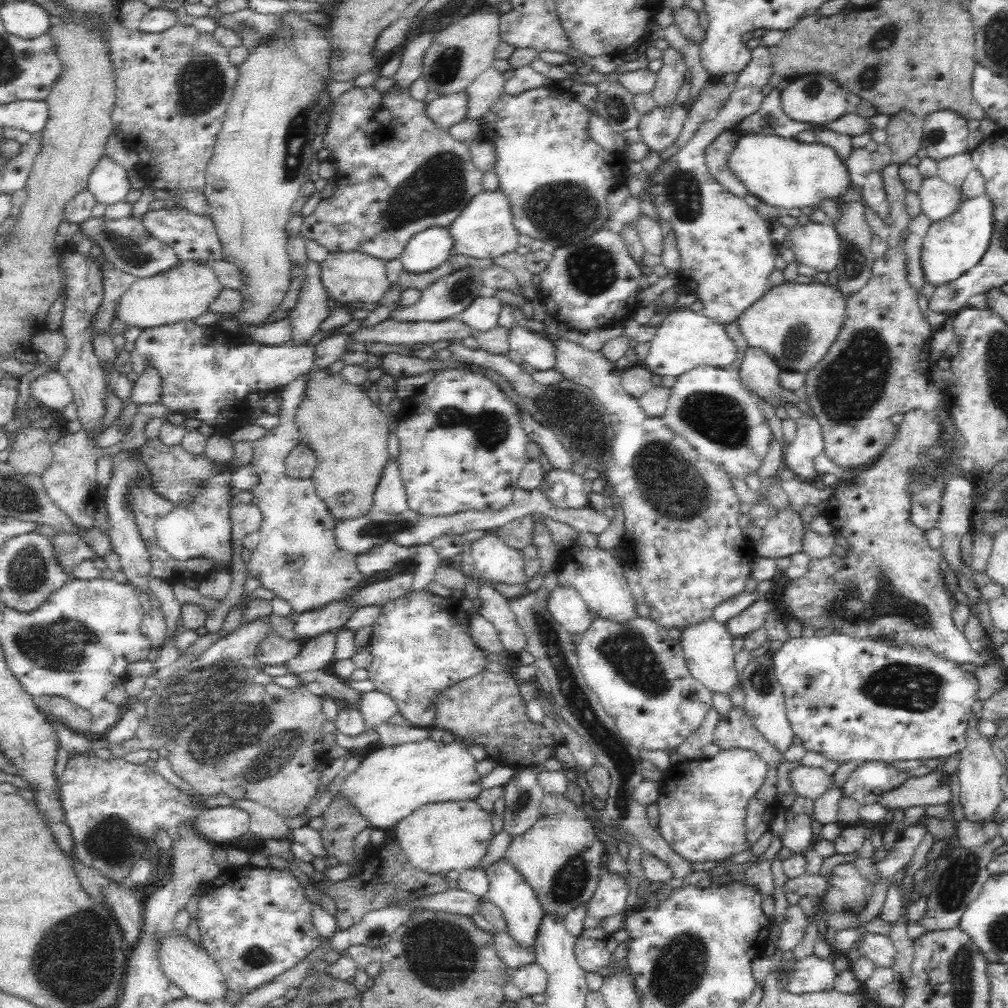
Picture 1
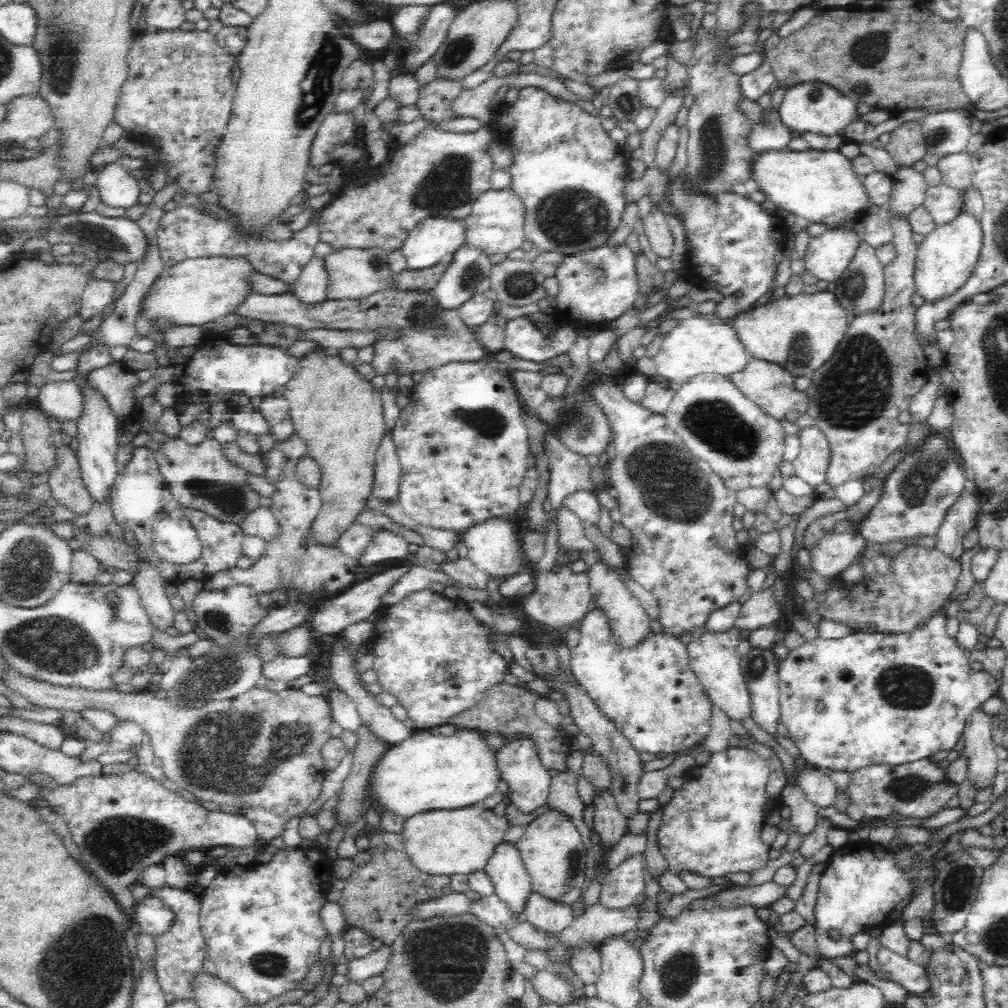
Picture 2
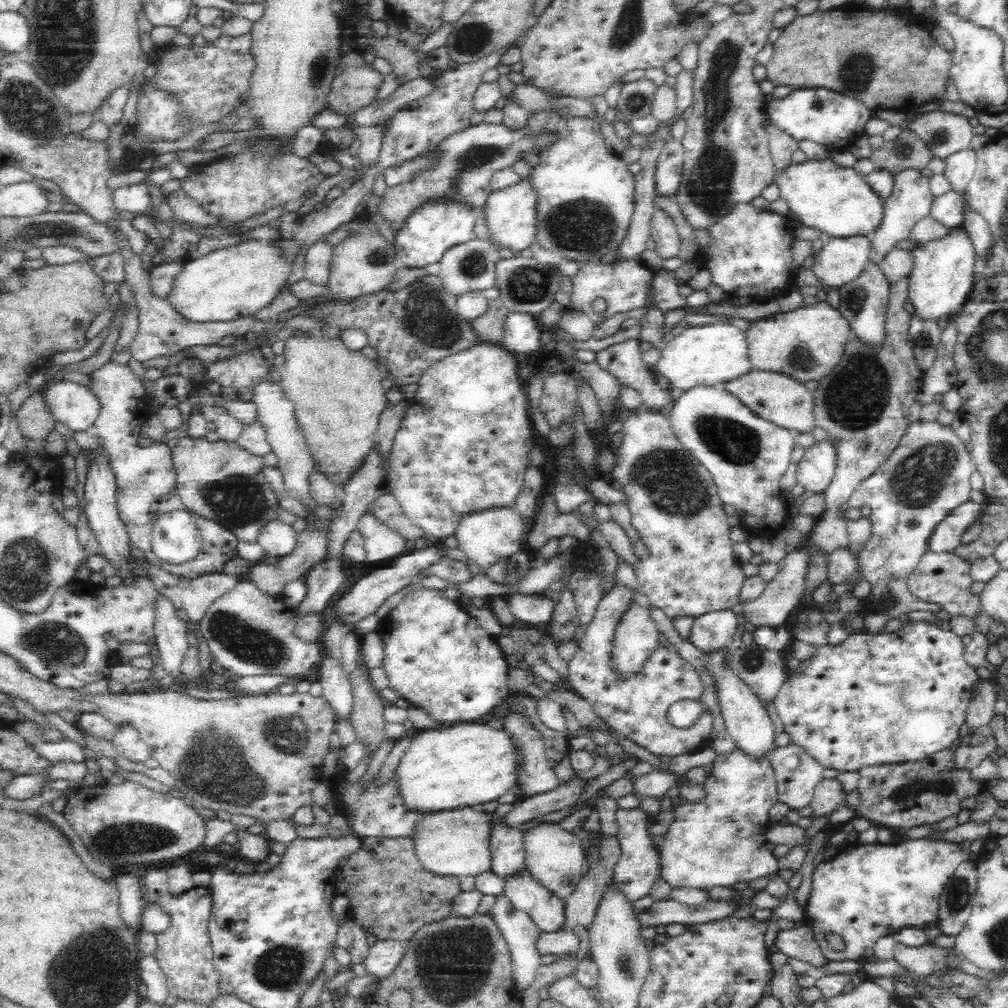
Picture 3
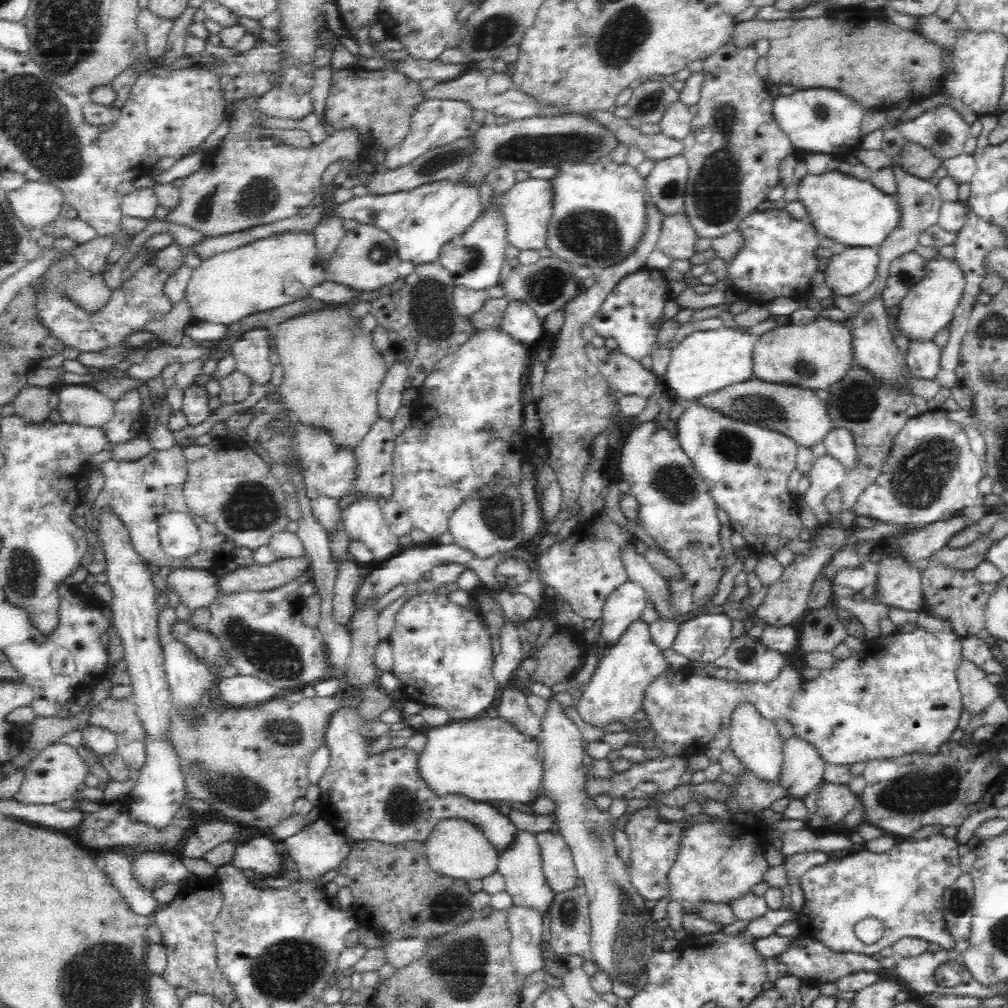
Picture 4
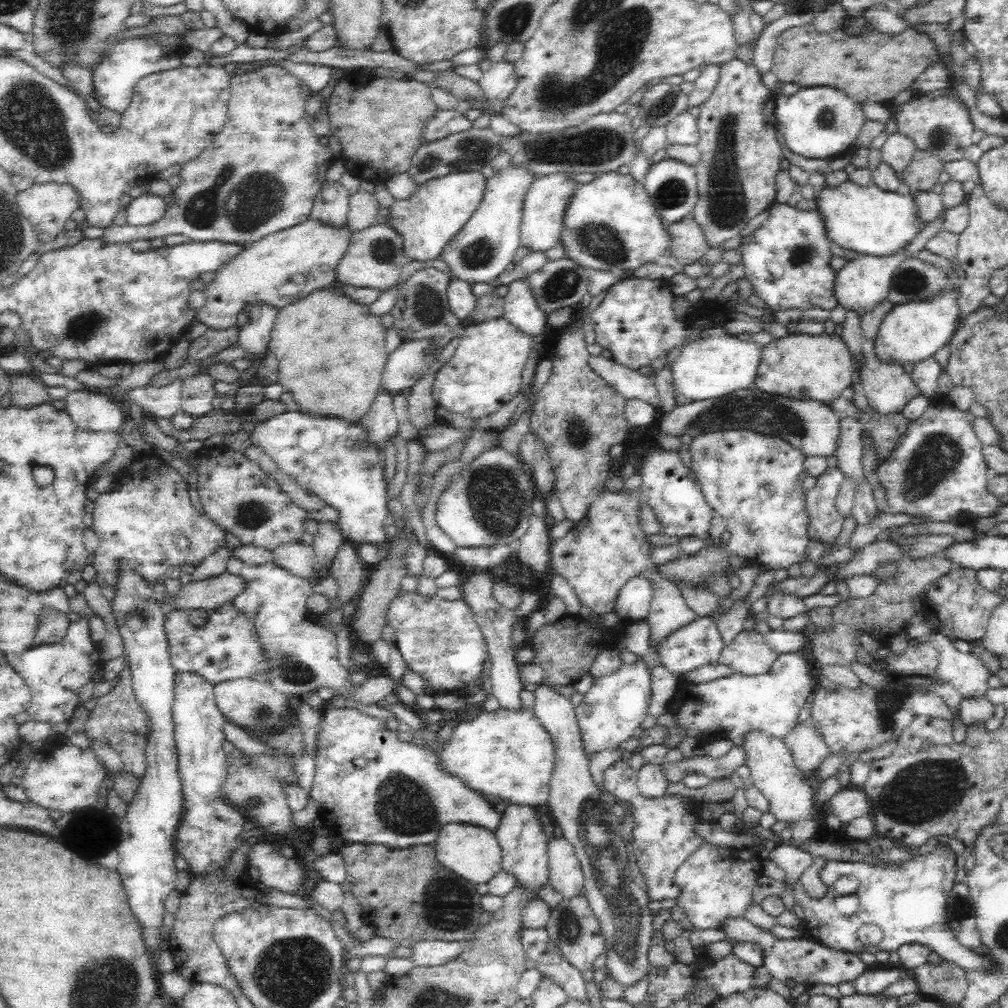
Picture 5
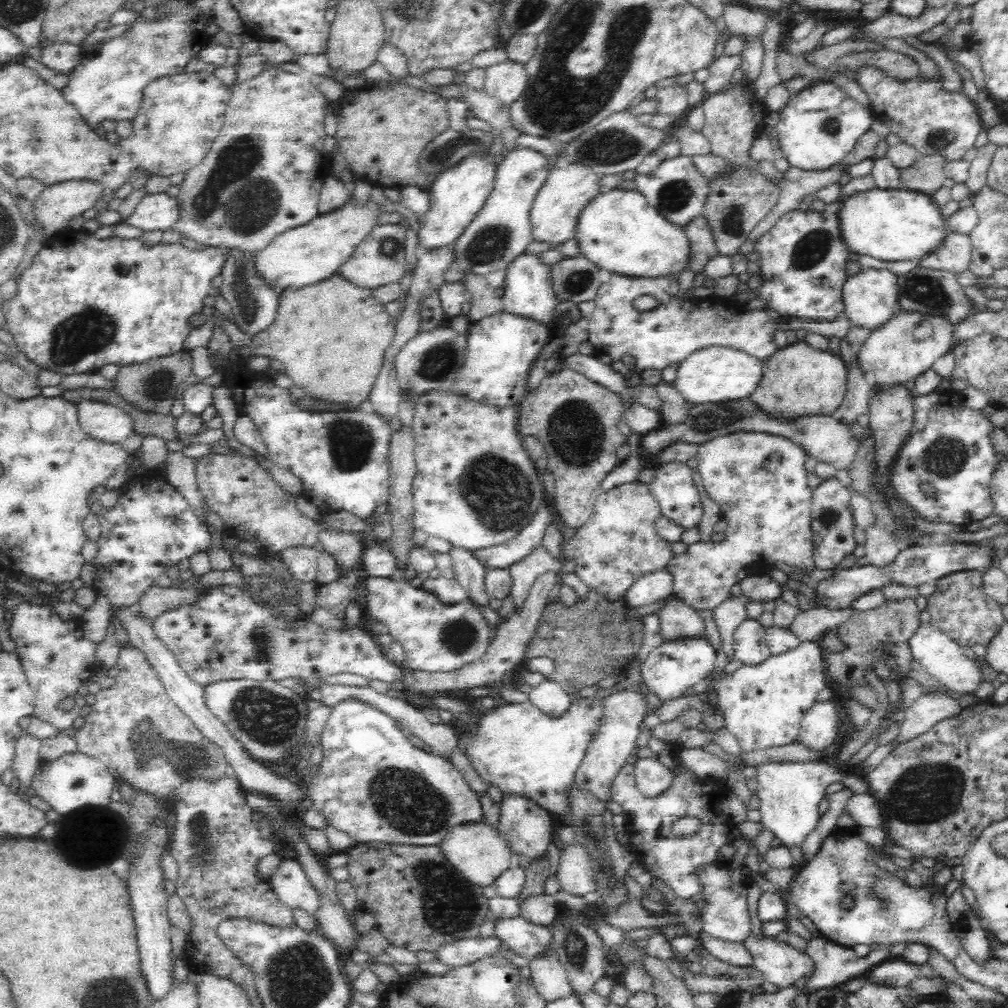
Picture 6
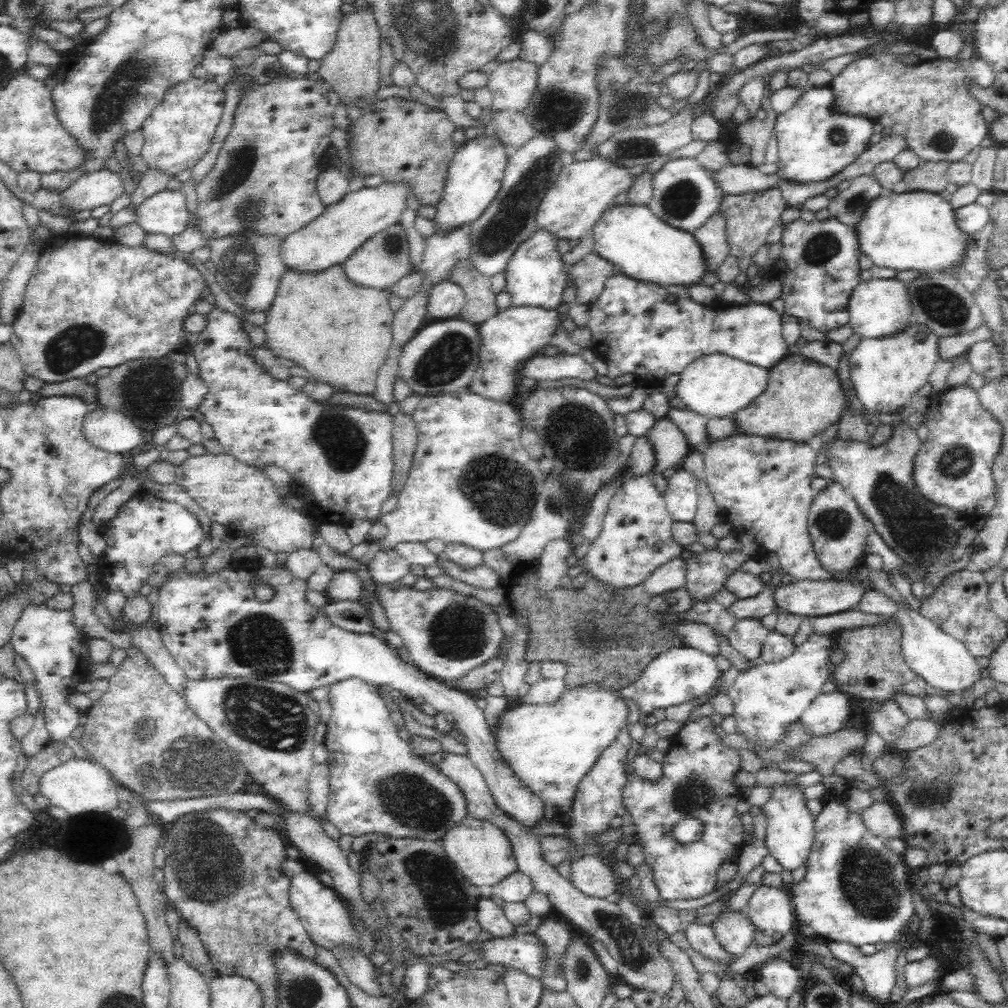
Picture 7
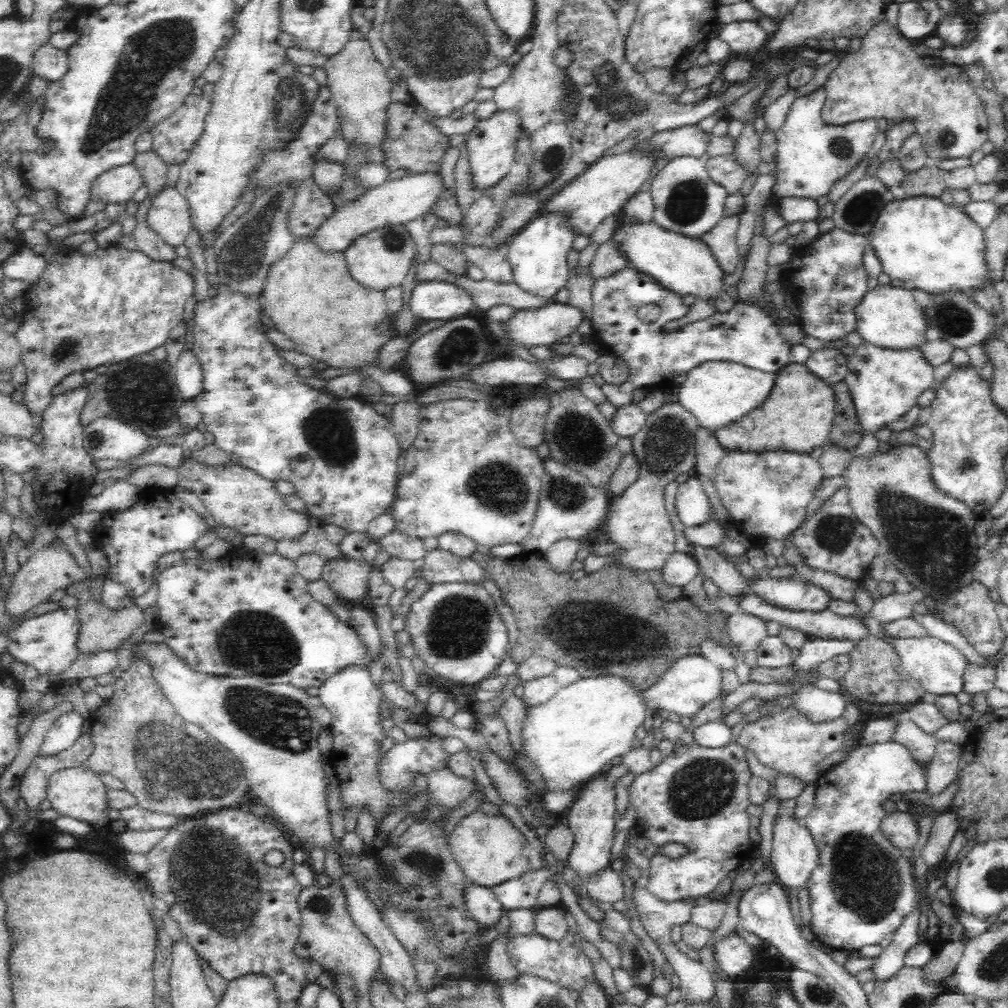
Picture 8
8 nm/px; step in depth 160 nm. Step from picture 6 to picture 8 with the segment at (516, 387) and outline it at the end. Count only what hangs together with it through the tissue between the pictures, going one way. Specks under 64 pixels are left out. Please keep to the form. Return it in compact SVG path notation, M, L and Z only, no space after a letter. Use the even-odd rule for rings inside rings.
M552 302L545 307L537 309L517 310L508 320L503 323L503 327L507 330L507 336L519 346L542 346L552 345L563 336L570 336L580 326L584 319L583 311L571 304Z

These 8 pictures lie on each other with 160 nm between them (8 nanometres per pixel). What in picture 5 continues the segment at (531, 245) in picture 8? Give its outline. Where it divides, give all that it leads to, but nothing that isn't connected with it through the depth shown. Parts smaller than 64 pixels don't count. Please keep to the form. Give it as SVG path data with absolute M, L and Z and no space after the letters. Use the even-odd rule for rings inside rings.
M527 276L508 284L508 291L503 296L503 301L502 316L506 320L530 336L542 334L548 312L544 312L544 307L538 306Z

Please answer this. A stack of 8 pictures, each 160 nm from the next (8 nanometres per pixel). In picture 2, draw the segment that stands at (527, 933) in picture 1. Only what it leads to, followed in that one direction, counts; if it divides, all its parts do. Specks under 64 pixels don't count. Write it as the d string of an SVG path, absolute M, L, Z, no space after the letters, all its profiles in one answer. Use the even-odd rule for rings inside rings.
M502 840L488 859L485 871L495 888L495 894L512 912L523 917L524 902L532 892L532 881L520 851L514 843Z

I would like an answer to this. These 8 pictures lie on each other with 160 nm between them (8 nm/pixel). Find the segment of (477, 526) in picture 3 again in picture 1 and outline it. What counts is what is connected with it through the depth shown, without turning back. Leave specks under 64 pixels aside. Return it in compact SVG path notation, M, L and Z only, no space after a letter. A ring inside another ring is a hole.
M492 531L471 542L470 554L487 580L506 584L525 584L527 581L522 551L508 546Z

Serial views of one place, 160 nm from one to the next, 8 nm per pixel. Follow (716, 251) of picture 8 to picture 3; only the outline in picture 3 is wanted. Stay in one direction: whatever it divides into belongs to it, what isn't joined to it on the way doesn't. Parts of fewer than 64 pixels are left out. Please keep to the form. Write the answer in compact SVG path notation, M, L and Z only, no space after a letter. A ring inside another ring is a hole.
M656 209L651 220L651 238L654 240L655 252L662 259L675 258L680 254L680 235L677 224L665 210Z

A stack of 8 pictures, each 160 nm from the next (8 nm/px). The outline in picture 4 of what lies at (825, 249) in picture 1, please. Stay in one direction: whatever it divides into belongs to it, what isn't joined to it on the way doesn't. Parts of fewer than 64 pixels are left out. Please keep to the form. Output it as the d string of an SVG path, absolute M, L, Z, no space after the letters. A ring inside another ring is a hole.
M846 247L842 254L834 254L830 258L828 268L823 271L826 286L833 290L838 297L852 296L871 286L876 278L877 268L880 266L878 247Z

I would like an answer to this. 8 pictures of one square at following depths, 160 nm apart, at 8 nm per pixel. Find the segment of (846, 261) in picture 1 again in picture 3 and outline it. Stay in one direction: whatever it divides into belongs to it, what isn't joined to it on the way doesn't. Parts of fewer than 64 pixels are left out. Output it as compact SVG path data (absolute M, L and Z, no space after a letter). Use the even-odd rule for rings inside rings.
M871 262L858 279L837 288L841 296L841 303L838 309L848 321L852 336L856 336L862 343L874 345L874 347L881 347L886 336L885 314L889 303L890 290L890 284L888 284L884 273L878 267Z

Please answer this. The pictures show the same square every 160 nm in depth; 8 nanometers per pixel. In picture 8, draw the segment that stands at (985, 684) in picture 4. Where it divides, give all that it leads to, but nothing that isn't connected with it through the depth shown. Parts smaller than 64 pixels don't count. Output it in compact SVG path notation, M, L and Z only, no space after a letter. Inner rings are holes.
M936 637L890 638L894 650L898 653L901 666L910 677L918 681L924 690L935 694L958 694L962 691L962 672L968 661L954 646Z

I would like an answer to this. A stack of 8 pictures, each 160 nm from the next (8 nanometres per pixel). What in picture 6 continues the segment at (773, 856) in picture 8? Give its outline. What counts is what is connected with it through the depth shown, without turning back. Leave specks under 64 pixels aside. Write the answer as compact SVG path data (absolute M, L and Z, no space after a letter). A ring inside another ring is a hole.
M769 762L759 764L756 772L756 794L761 802L759 811L763 829L772 832L780 845L788 850L800 848L806 837L817 827L821 815L818 804L830 784L839 782L850 786L853 794L870 794L868 783L861 773L848 772L832 762Z

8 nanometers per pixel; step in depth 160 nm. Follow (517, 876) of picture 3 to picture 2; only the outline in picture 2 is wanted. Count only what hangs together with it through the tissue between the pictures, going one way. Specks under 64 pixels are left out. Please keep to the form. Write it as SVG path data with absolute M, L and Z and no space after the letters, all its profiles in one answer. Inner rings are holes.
M528 892L530 896L524 902L523 919L536 926L544 933L556 935L572 924L570 905L548 899L538 892Z

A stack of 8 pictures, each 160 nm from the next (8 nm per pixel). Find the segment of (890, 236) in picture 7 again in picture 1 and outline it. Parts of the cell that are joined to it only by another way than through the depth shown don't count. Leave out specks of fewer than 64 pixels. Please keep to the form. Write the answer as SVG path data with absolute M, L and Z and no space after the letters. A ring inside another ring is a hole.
M740 133L734 151L728 156L728 166L744 183L749 194L758 196L762 202L770 206L779 206L784 211L806 207L820 209L819 206L826 199L838 203L841 196L852 187L847 166L834 148L817 142L802 143L794 137L780 138L774 135Z

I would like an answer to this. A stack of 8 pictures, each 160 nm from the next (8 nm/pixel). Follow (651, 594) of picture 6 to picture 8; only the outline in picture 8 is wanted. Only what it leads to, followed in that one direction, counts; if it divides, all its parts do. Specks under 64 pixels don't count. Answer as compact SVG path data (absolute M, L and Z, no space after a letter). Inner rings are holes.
M673 552L662 567L664 580L674 586L686 587L700 574L699 563L689 552Z

